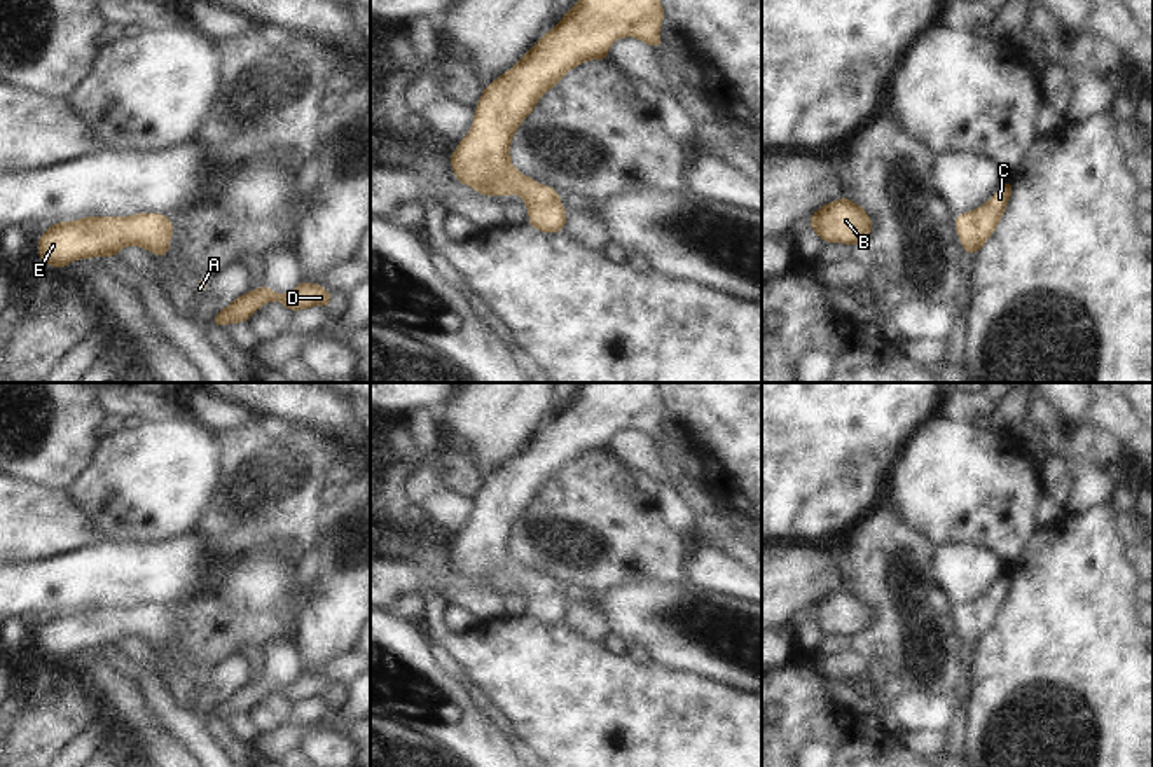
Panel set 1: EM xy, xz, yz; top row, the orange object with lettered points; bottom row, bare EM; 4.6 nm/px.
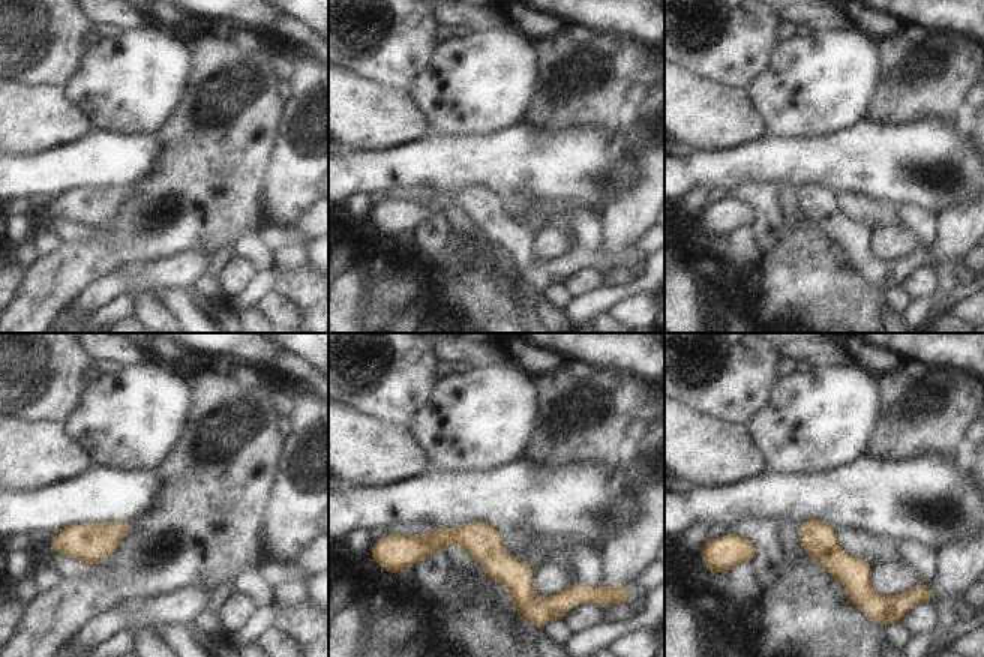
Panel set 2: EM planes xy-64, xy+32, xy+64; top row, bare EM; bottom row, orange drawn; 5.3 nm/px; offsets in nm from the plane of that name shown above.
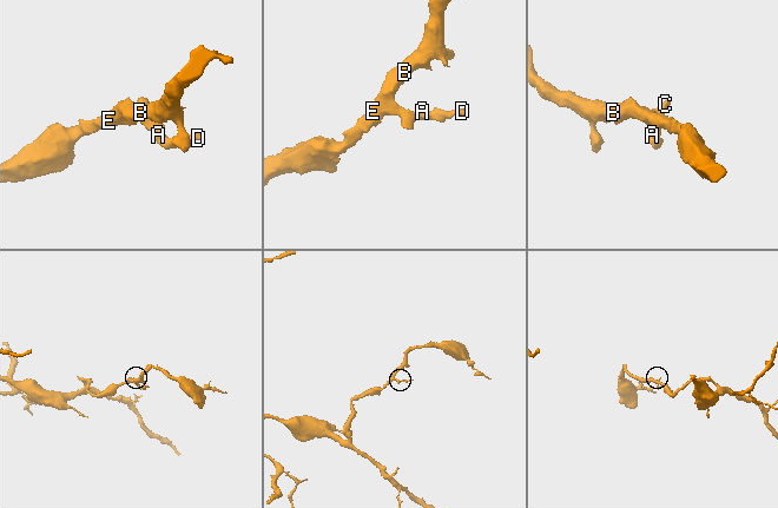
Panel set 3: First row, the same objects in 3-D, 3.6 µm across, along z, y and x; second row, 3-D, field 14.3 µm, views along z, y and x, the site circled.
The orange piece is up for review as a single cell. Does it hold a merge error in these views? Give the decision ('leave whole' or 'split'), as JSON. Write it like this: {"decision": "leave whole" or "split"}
{"decision": "leave whole"}

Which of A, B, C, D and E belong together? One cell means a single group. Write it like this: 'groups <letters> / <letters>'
groups A B C D E

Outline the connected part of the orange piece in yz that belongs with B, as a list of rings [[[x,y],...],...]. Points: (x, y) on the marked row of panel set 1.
[[[847,196],[821,206],[807,224],[825,243],[846,243],[856,248],[873,229],[866,211]]]

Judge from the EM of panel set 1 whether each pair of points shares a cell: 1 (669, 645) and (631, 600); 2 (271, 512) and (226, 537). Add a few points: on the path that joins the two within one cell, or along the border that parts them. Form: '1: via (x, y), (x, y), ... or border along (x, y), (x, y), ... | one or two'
1: via (666, 635), (642, 610) | one
2: via (261, 519), (243, 519), (236, 526) | one

